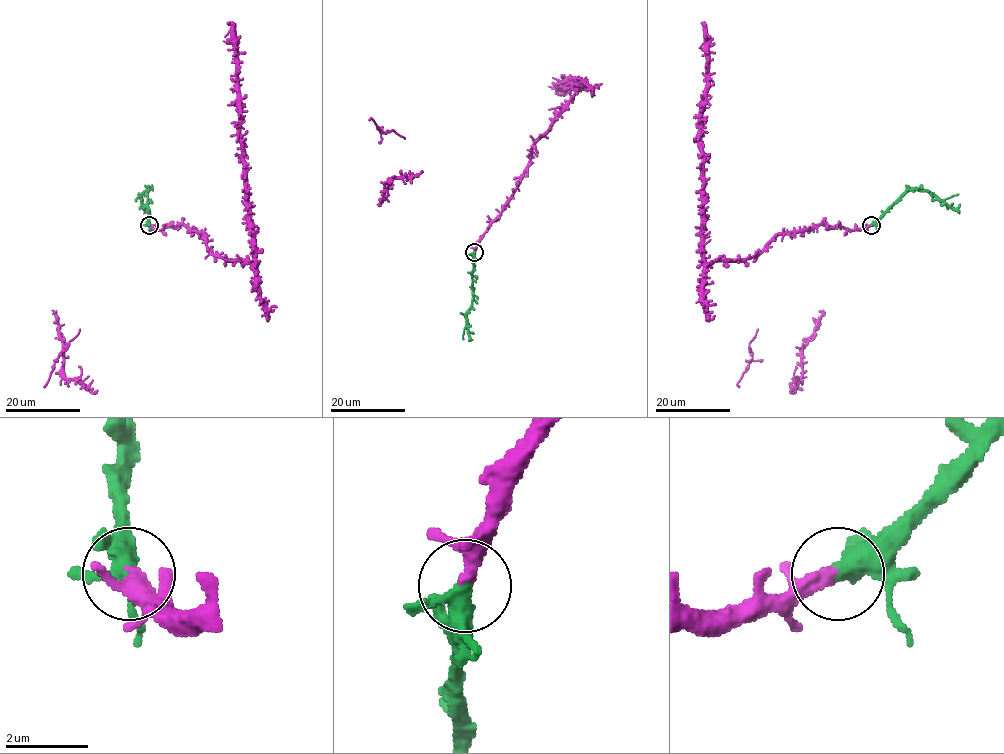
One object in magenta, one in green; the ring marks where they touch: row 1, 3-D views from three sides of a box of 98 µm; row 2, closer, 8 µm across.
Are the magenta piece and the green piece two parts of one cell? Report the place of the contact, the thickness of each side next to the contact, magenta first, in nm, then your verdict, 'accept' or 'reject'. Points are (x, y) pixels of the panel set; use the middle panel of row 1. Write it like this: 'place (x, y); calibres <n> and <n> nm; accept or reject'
place (474, 252); calibres 340 and 380 nm; accept

